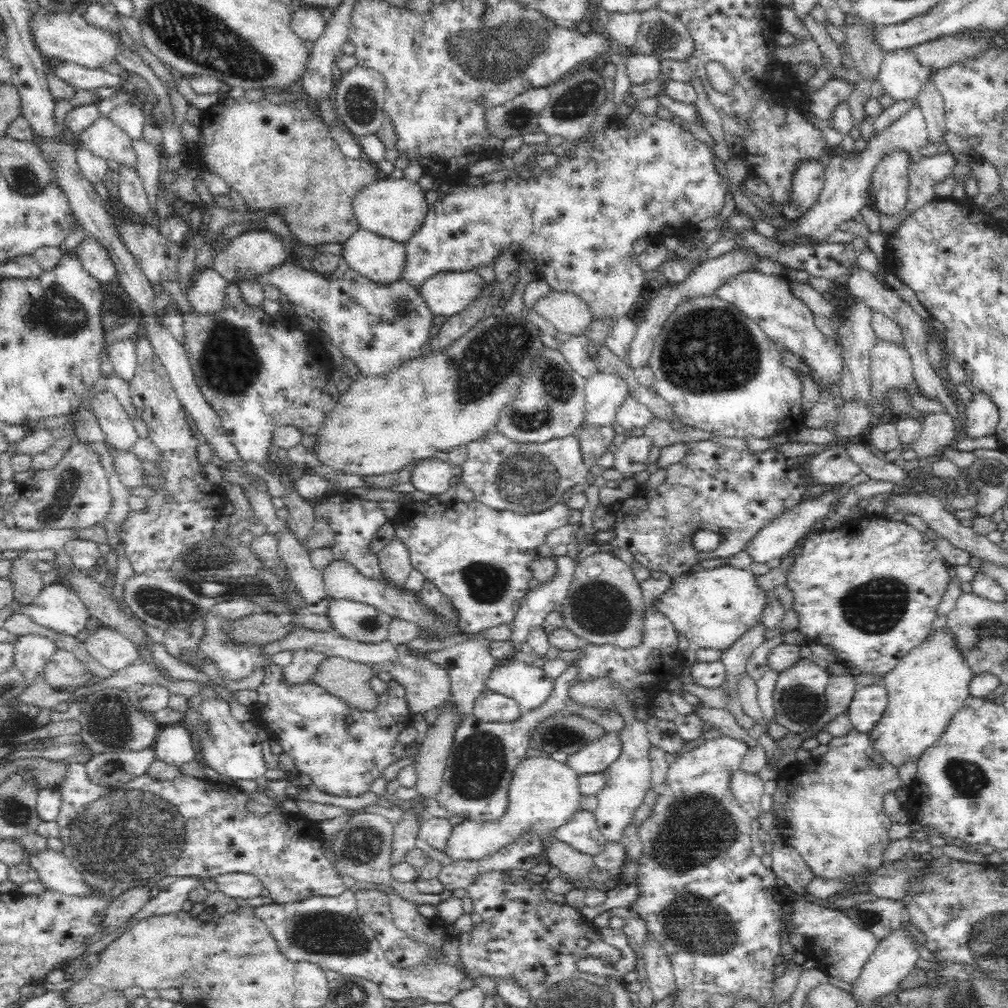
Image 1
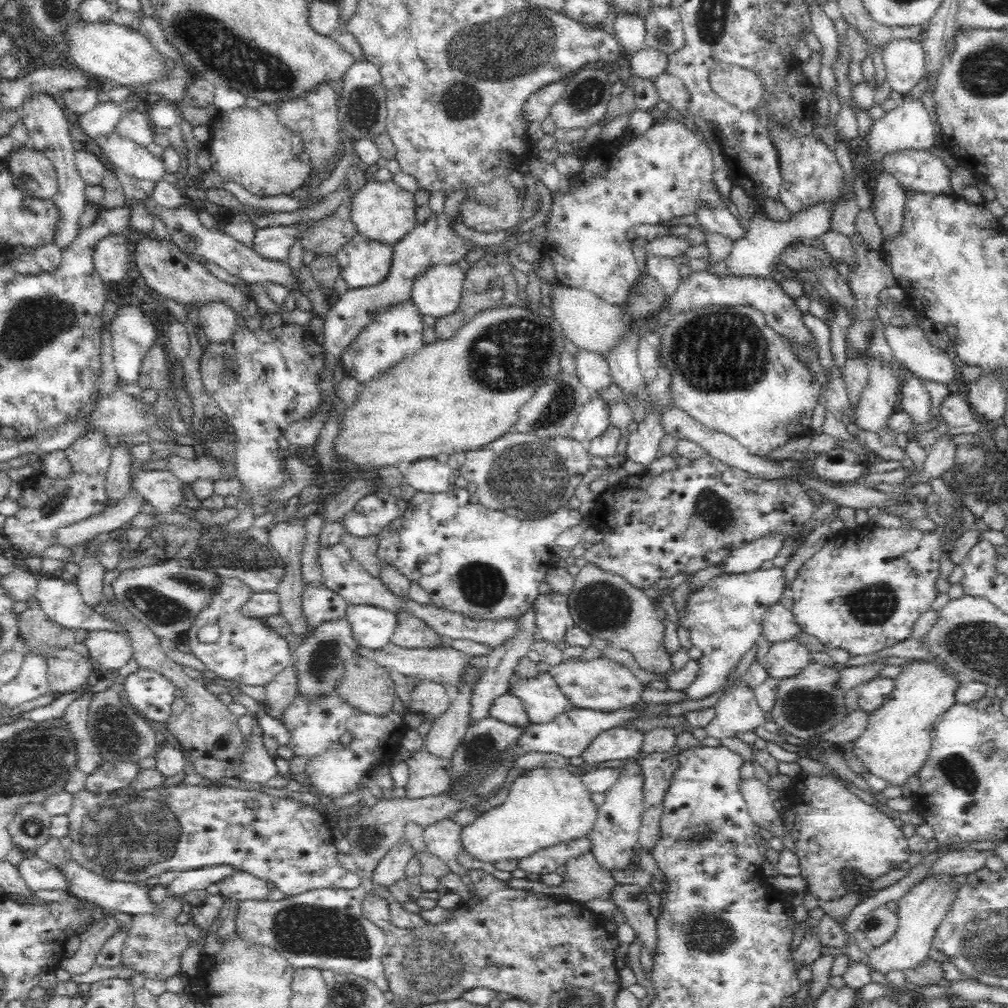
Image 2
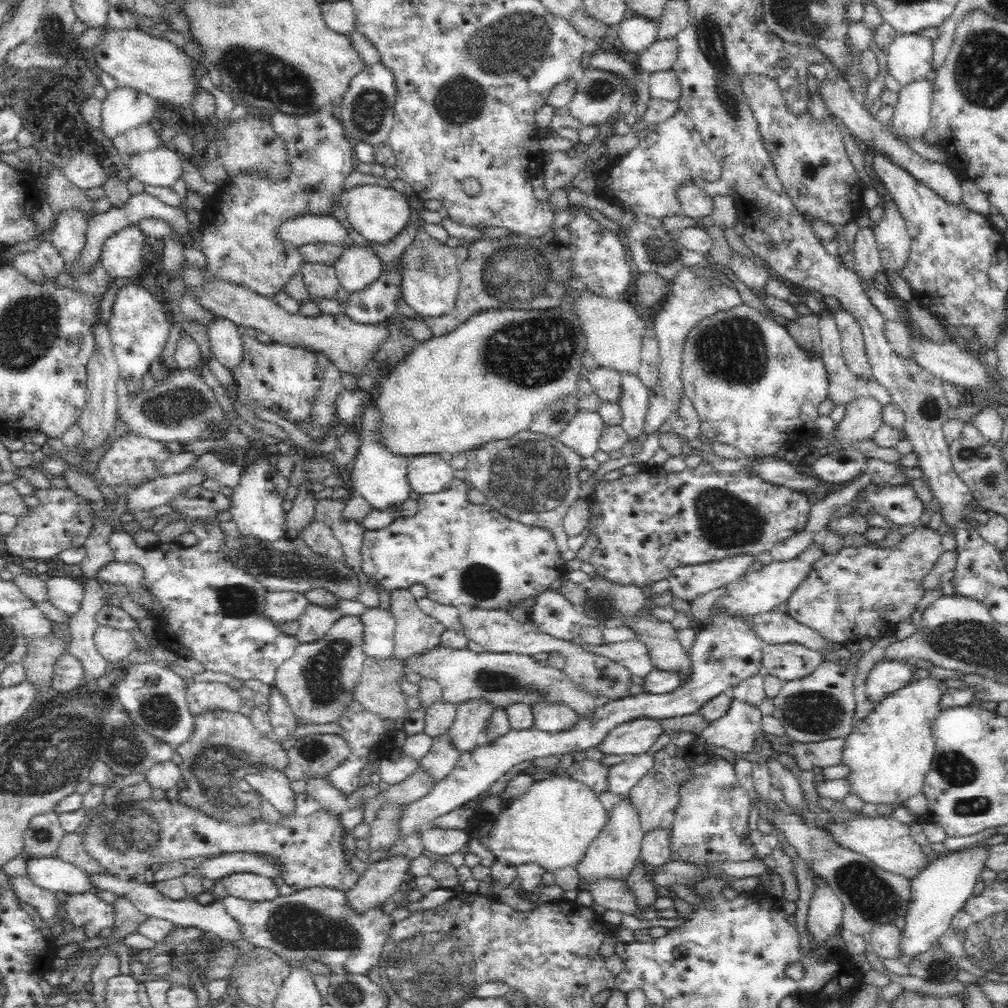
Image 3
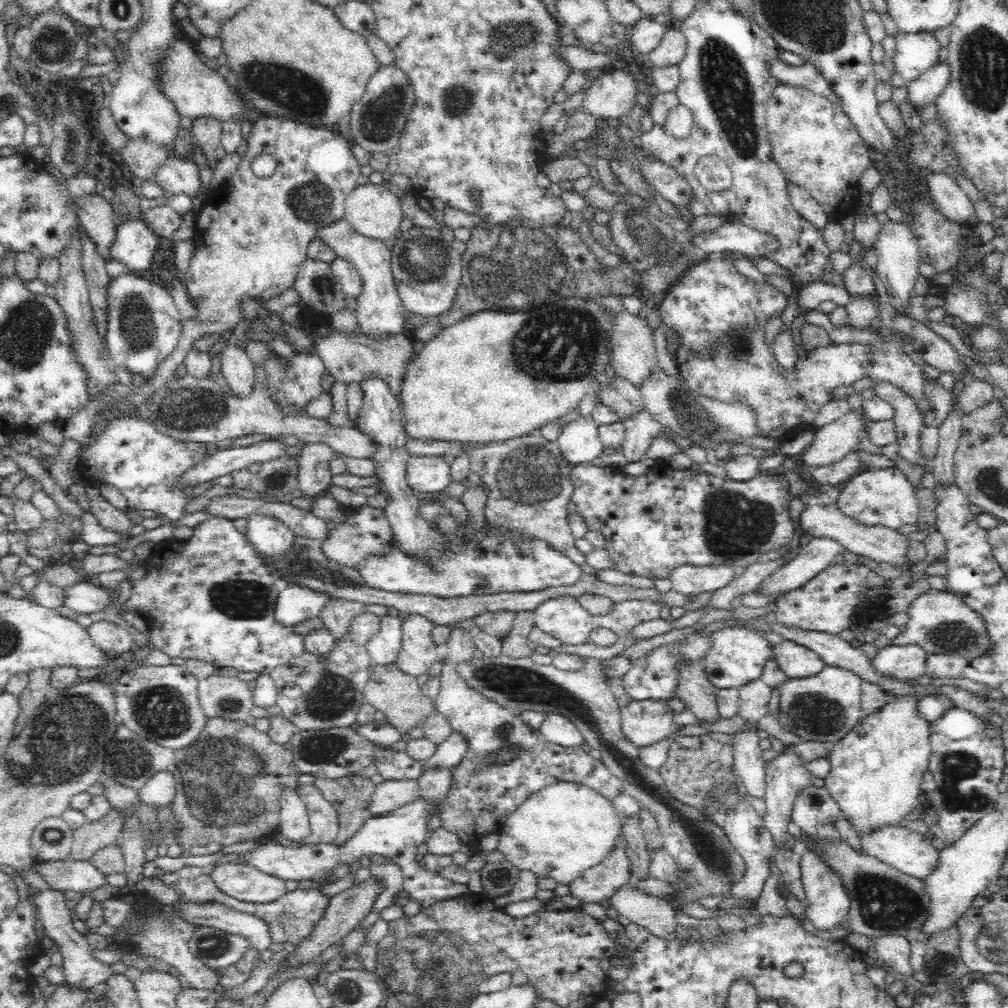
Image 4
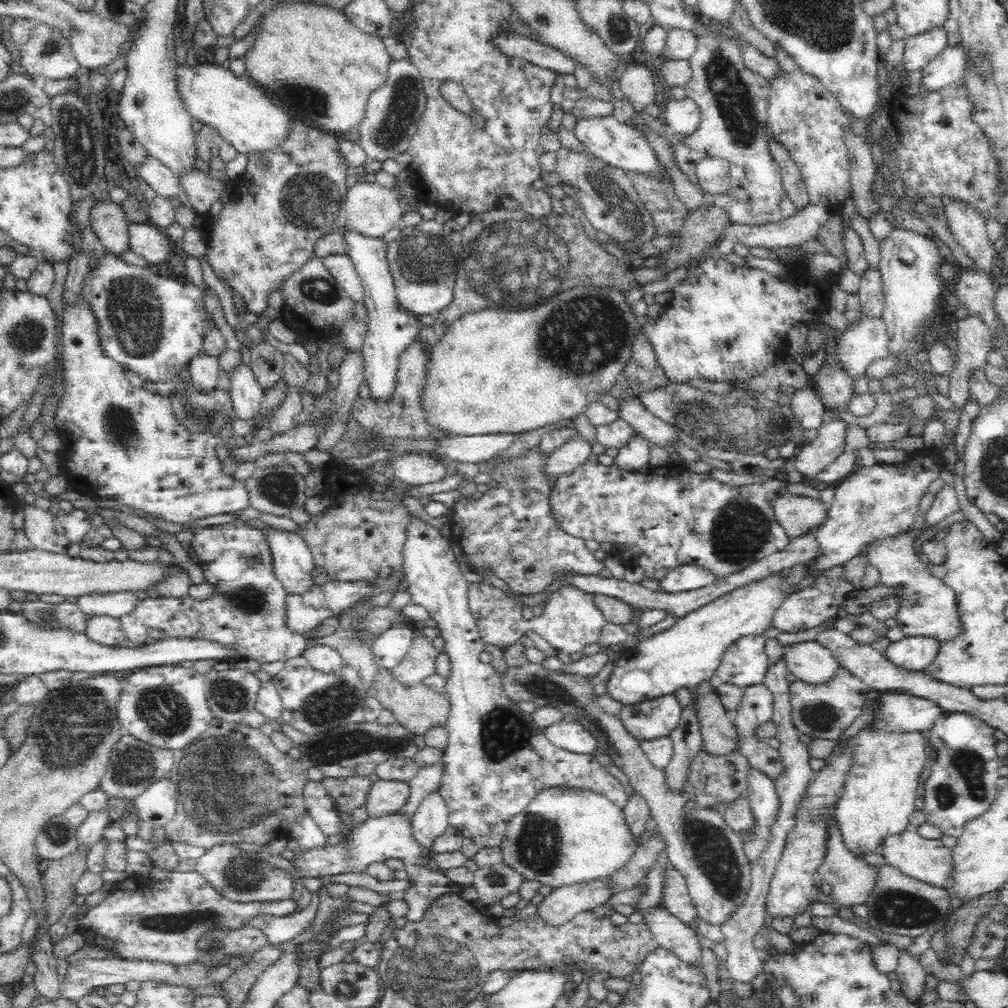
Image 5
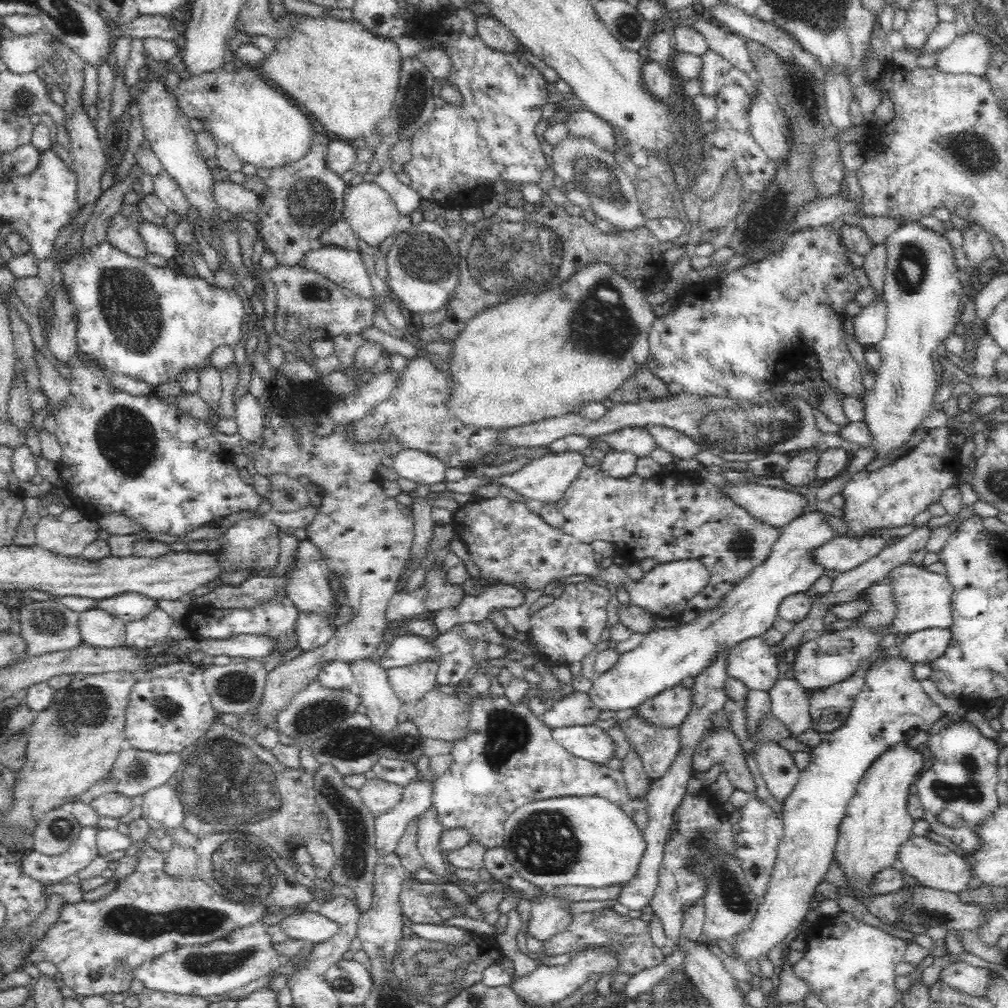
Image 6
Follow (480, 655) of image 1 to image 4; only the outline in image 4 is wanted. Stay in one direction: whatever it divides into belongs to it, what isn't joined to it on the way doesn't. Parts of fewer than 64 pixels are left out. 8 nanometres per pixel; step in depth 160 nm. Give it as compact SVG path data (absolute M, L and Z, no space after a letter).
M438 766L423 767L417 778L420 787L420 796L424 799L436 799L438 803L444 802L444 797L452 784L454 767Z

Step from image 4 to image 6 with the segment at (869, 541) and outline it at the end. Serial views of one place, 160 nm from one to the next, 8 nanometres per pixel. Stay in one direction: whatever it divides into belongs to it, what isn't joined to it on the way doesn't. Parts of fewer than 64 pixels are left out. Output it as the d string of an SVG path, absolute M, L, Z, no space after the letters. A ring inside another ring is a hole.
M729 484L721 488L736 503L766 524L782 529L813 508L808 497L776 486ZM910 561L897 564L886 575L895 606L892 628L896 634L911 634L927 629L949 630L953 626L952 585L947 575L930 572L924 565L916 566Z

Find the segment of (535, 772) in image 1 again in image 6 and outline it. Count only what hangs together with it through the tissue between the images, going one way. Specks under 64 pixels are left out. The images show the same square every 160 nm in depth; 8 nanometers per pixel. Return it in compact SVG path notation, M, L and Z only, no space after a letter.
M601 796L533 800L512 812L504 827L508 863L522 879L544 891L564 886L624 886L634 877L646 848L635 822L621 807Z

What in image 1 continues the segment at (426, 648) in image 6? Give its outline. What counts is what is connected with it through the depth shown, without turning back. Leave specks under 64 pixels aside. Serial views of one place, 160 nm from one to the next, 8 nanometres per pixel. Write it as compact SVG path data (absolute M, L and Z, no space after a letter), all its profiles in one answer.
M330 599L325 615L340 637L364 643L386 640L393 620L371 604L346 599Z

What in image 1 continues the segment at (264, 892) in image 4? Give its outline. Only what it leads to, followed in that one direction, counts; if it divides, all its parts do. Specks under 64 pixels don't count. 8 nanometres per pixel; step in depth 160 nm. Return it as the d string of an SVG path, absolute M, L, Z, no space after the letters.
M229 873L212 879L218 884L218 891L226 897L236 899L252 899L261 896L263 885L256 876L247 873Z

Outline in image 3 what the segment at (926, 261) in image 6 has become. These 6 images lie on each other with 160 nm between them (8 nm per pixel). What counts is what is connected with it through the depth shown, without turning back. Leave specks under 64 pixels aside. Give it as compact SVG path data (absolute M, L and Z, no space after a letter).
M892 198L880 204L883 213L880 222L872 229L884 263L884 270L895 284L898 284L897 270L906 260L911 240L902 213Z

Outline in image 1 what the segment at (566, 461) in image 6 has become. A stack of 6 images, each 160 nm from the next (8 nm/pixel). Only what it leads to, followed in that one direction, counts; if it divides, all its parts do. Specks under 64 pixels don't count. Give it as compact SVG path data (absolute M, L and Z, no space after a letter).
M596 372L586 376L584 380L585 393L585 420L584 426L581 426L578 433L582 430L588 430L592 426L615 425L615 417L620 406L624 403L624 399L630 396L629 382L620 374L608 374L606 372Z

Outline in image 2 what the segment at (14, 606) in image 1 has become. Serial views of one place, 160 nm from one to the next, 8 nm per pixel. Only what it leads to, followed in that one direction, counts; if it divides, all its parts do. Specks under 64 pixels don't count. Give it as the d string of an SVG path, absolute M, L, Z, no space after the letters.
M39 574L35 595L38 597L38 603L40 603L41 609L46 614L47 619L50 622L54 622L58 627L68 630L86 630L88 632L94 630L112 630L124 636L124 632L121 632L120 628L116 628L116 625L112 622L94 612L94 609L84 601L77 583L64 581L57 574Z

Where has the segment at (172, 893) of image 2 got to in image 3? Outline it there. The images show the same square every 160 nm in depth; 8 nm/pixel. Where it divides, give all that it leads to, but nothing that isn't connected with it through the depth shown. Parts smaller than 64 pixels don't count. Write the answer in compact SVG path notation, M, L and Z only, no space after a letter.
M231 853L210 859L202 859L200 864L187 871L190 877L201 880L221 880L226 876L251 873L254 875L278 878L278 868L272 861L262 859L255 855Z

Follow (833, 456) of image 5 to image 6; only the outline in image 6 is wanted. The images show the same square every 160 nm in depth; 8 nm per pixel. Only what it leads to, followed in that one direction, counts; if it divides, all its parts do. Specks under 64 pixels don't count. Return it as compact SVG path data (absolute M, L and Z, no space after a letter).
M822 447L806 449L790 457L781 478L792 486L811 485L817 478L816 468L820 464L820 451Z

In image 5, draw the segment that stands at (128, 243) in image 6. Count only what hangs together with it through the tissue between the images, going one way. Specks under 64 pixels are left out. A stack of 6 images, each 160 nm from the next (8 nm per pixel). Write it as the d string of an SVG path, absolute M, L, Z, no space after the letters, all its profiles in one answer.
M113 201L95 202L91 208L90 222L93 233L106 247L107 252L119 255L128 248L129 221L120 205Z

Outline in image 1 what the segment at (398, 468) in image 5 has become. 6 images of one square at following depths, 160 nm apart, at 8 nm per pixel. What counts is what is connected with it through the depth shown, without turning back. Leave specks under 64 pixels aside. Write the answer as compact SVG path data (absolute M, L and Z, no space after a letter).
M434 455L420 459L412 471L411 483L416 490L438 497L454 484L452 468L450 462L442 461Z

